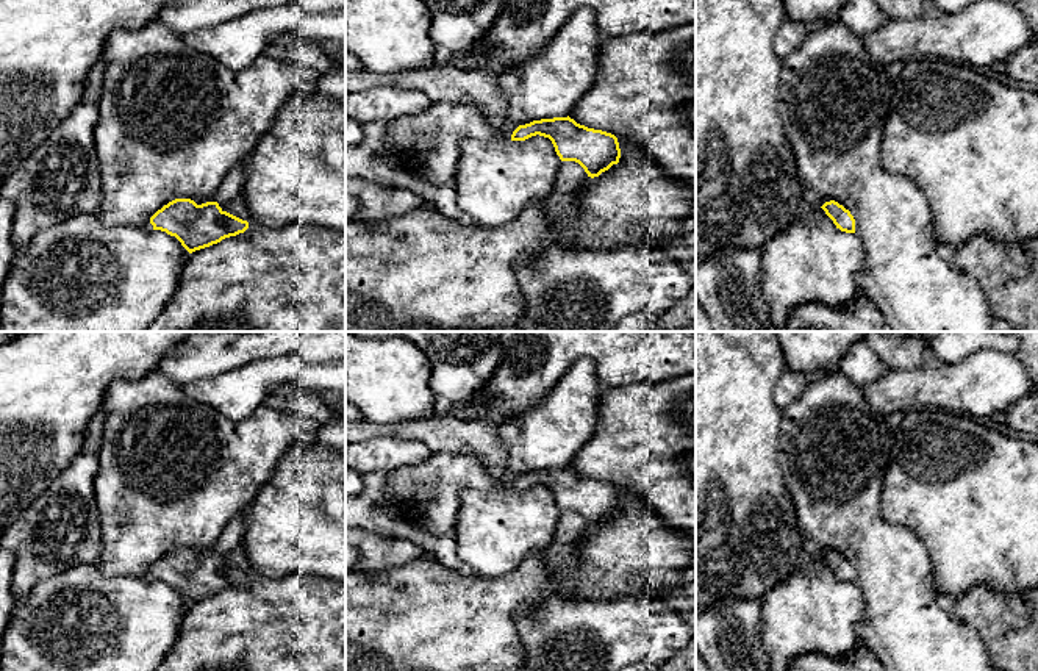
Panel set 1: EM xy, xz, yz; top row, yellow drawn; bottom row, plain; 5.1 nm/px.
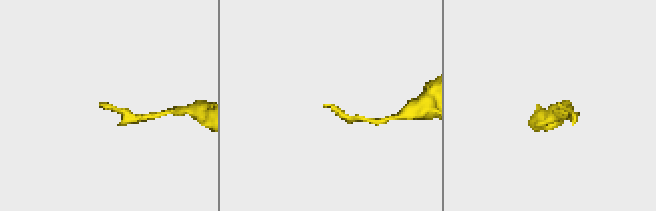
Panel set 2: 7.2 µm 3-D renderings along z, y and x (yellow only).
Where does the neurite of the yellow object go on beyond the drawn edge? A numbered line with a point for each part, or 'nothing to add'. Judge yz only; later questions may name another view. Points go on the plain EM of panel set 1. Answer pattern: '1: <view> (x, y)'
1: yz (812, 566)

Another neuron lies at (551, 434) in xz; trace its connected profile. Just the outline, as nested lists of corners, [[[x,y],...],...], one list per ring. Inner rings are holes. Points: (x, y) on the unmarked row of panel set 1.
[[[589,357],[575,360],[555,388],[536,405],[494,425],[508,454],[502,479],[496,479],[475,454],[431,452],[419,465],[406,465],[389,472],[388,493],[381,504],[394,505],[400,515],[417,521],[433,535],[455,535],[463,488],[510,491],[519,475],[541,469],[567,468],[597,427],[597,404],[605,389],[597,380],[594,360]]]

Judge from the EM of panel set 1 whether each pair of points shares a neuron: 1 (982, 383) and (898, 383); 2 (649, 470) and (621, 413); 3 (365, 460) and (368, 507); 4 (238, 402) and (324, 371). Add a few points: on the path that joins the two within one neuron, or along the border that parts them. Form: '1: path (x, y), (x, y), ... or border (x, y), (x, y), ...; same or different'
1: path (962, 383), (918, 383); same
2: path (647, 455), (641, 446), (641, 434), (635, 427); same
3: border (388, 471), (371, 471), (361, 476); different
4: path (260, 380), (268, 373), (302, 373); same

